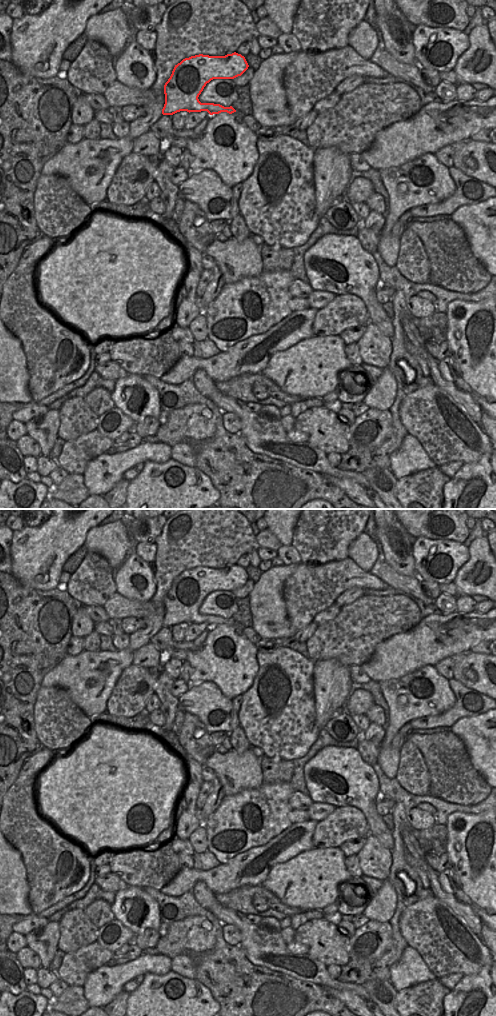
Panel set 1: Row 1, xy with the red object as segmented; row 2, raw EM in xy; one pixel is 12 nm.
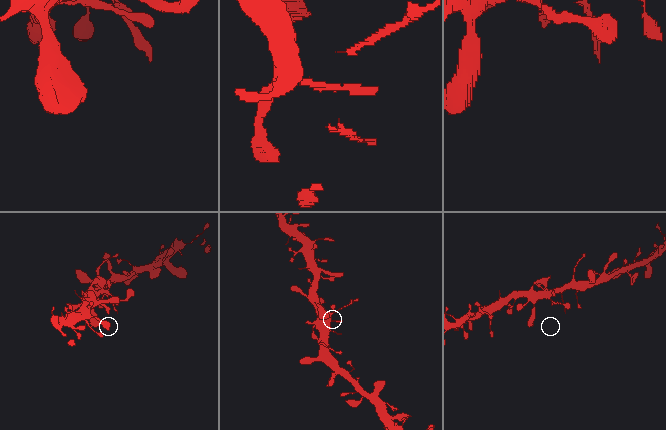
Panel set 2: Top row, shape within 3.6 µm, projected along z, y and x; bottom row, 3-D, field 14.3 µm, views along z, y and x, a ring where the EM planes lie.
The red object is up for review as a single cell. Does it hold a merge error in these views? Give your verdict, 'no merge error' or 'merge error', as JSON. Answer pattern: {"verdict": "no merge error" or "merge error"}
{"verdict": "no merge error"}

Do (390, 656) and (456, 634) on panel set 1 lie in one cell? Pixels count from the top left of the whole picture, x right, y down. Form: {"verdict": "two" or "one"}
{"verdict": "one"}

